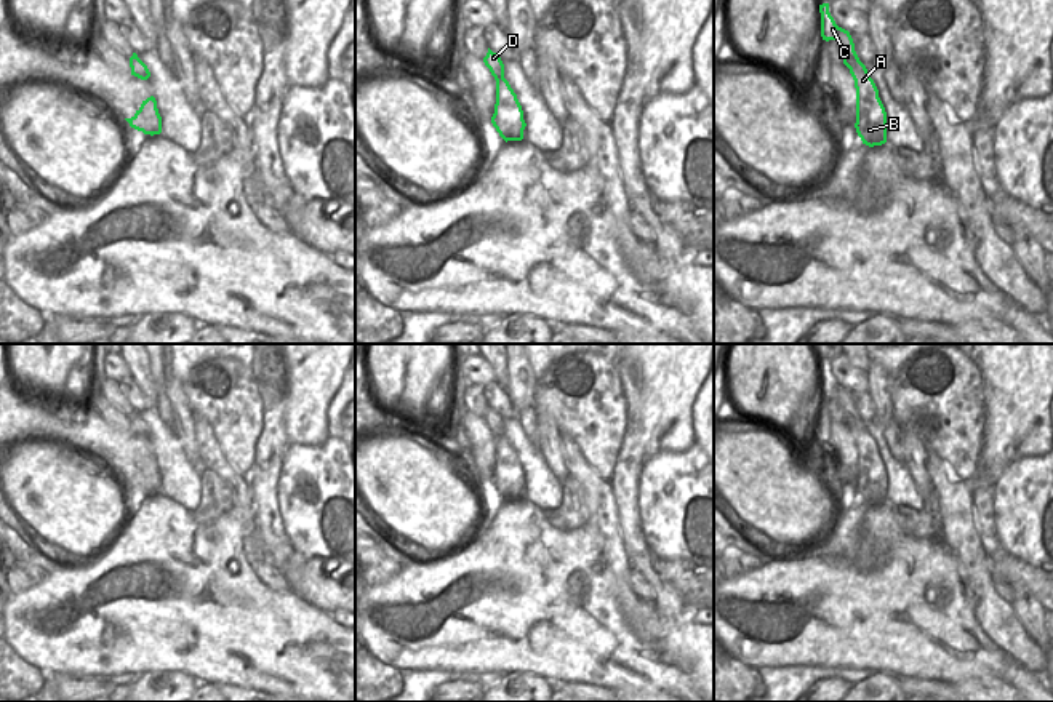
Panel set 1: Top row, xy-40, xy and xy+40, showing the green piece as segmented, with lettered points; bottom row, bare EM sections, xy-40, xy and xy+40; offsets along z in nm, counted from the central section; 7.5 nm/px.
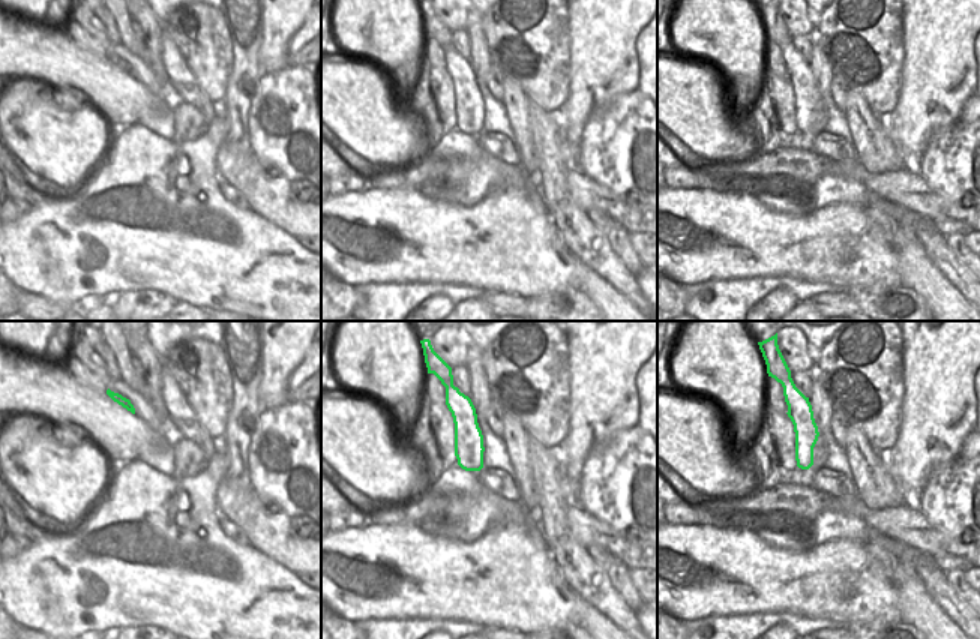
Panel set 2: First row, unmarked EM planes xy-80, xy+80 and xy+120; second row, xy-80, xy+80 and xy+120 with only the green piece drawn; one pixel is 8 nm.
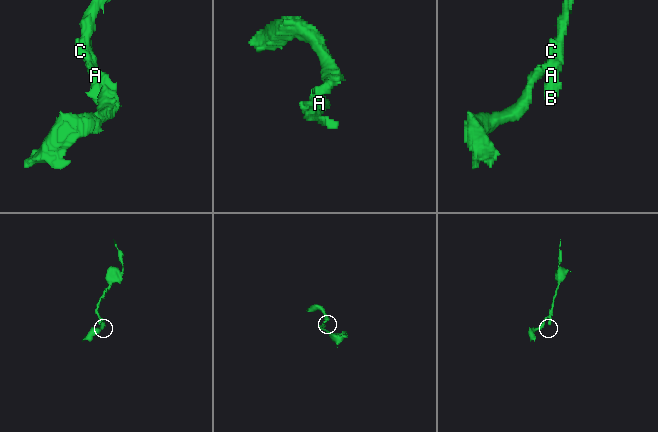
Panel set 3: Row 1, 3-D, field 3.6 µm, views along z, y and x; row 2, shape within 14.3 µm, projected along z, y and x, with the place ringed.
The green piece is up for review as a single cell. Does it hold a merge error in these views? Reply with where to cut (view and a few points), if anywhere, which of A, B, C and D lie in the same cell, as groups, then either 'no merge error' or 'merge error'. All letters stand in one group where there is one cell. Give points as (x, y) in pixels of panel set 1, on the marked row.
xy+40 (863, 64), (848, 67) | A B / C D | merge error

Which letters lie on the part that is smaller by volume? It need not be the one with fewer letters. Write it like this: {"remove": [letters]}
{"remove": ["A", "B"]}

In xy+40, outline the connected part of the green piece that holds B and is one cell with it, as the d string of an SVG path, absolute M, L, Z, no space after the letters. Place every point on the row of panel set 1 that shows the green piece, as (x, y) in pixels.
M866 66L848 67L856 88L856 133L863 144L874 147L887 142L887 112L879 90Z

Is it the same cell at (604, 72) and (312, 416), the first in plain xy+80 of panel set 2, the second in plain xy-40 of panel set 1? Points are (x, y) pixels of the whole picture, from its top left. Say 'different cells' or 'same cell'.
same cell

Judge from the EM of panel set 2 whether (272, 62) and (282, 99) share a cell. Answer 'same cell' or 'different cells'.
different cells

